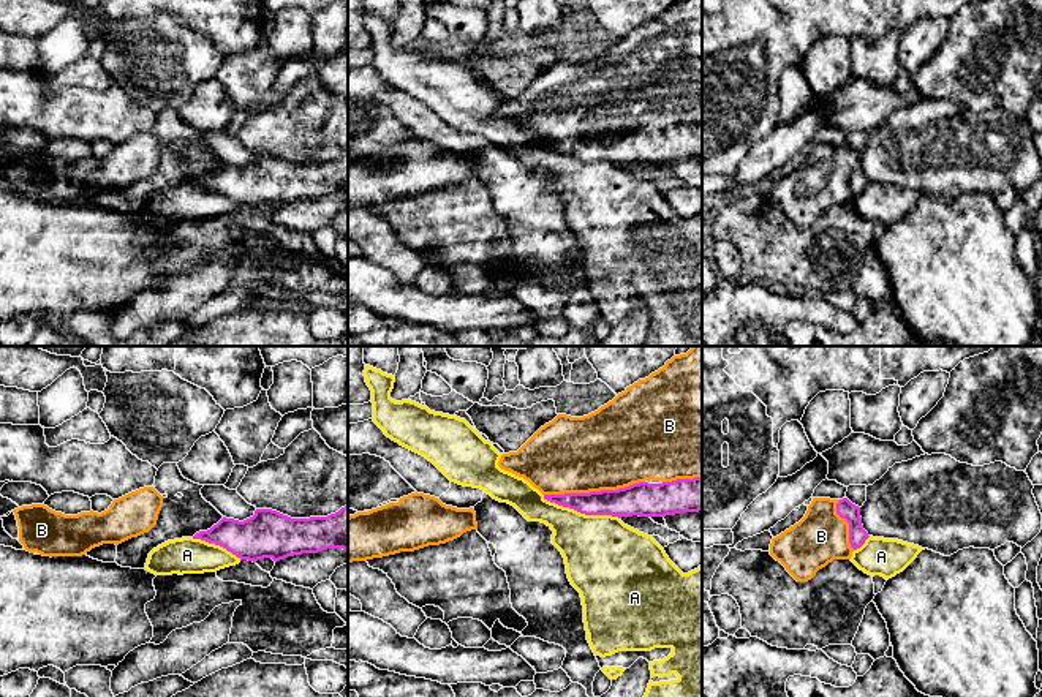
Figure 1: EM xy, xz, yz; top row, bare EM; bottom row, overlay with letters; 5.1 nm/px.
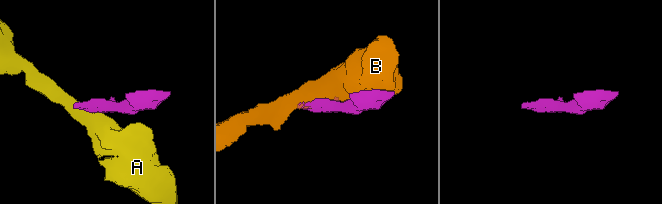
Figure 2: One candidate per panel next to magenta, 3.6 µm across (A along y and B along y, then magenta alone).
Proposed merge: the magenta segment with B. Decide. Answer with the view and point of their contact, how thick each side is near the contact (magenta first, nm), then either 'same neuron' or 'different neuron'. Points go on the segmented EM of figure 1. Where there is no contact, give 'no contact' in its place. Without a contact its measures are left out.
xz (593, 492) | 160/420 nm | same neuron

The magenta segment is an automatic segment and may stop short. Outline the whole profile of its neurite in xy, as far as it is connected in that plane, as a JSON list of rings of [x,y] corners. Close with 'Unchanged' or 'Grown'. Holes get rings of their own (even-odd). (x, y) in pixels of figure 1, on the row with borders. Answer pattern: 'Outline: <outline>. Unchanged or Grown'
Outline: [[[348,504],[327,517],[291,518],[272,509],[256,509],[255,515],[239,522],[223,517],[207,531],[199,531],[193,539],[220,545],[240,561],[272,558],[275,563],[302,553],[318,553],[327,548],[348,550]]]. Unchanged

